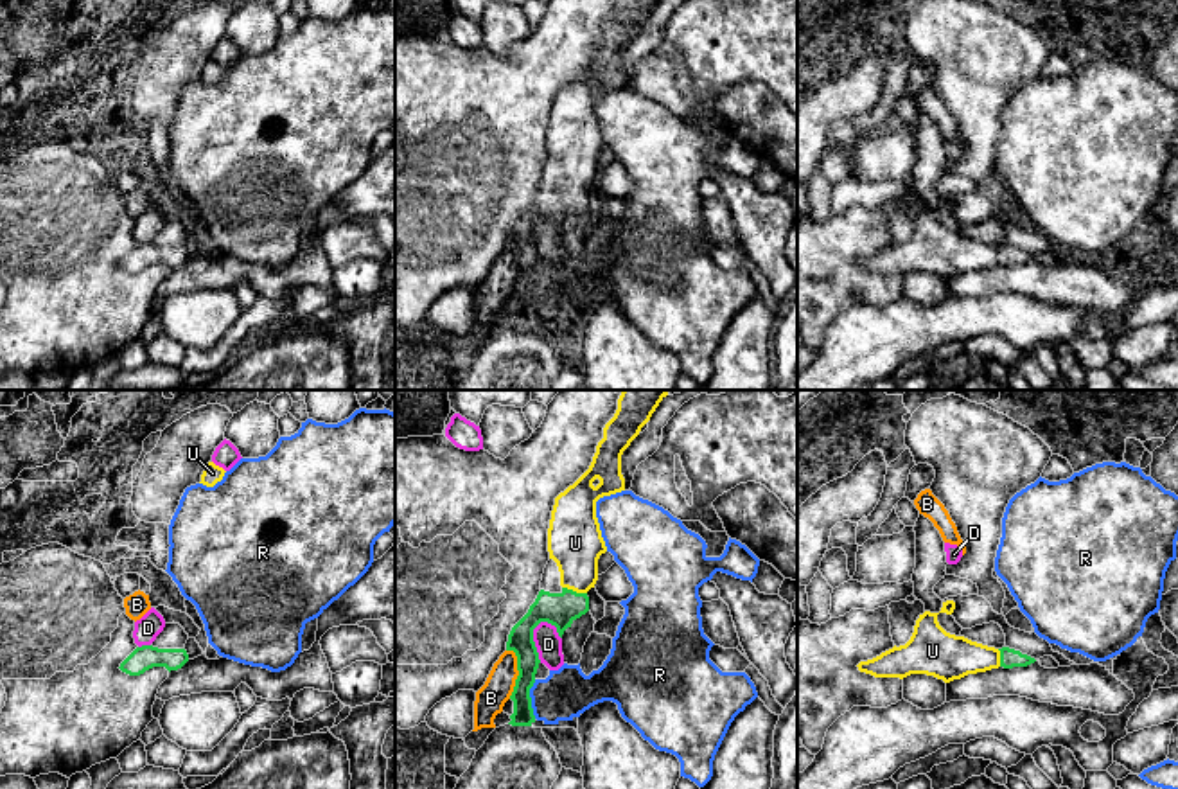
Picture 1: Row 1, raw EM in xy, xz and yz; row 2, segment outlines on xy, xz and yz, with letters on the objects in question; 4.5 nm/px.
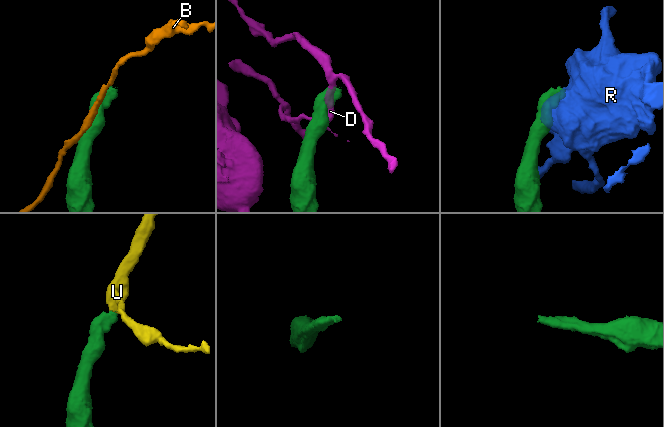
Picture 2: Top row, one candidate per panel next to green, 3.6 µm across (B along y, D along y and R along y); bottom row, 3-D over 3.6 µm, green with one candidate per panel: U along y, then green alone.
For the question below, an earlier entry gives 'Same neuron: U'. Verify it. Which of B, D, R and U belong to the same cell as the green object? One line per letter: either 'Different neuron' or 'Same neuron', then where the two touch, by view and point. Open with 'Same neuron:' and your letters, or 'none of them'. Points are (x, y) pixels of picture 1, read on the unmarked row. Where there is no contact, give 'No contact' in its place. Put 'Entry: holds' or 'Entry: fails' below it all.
Same neuron: U
B: Different neuron. Touches green at xz (519, 272)
D: Different neuron. Touches green at xz (532, 238)
R: Different neuron. Touches green at xz (530, 297)
U: Same neuron. Touches green at xz (575, 189)
Entry: holds

